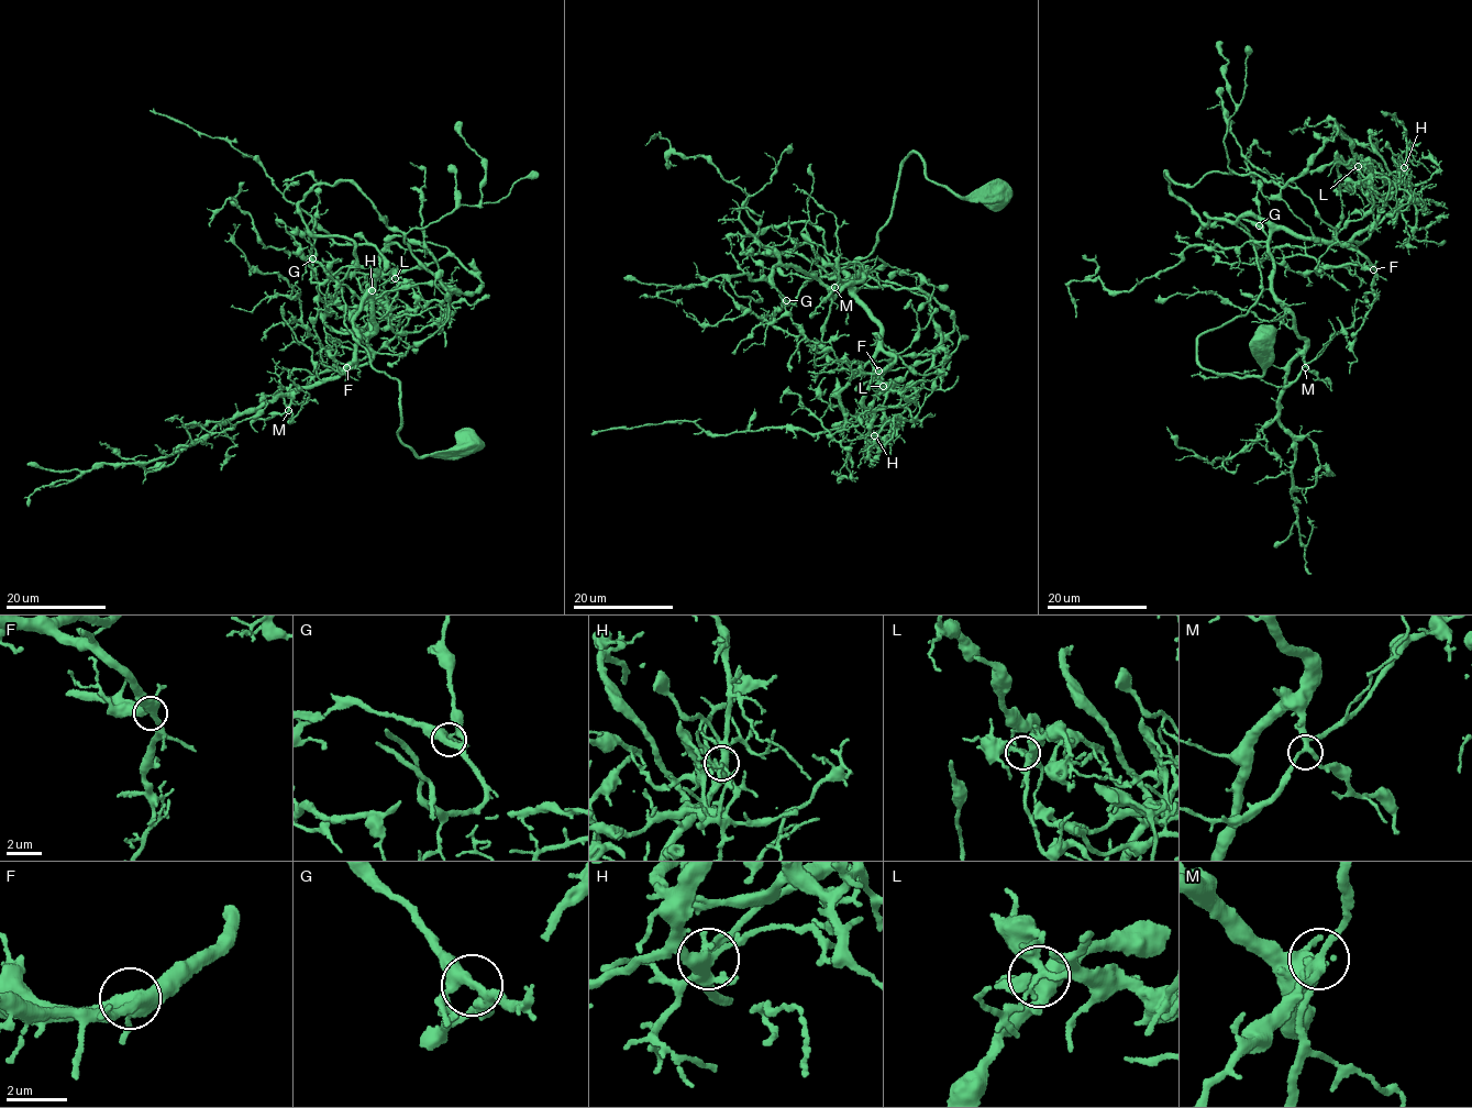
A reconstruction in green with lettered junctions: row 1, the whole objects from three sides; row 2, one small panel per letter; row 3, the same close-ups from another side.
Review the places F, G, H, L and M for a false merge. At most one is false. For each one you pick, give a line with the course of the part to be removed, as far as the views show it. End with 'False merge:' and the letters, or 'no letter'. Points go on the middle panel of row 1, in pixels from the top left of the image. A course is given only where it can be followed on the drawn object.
L: (882, 386), (937, 390), (945, 353), (925, 348)
False merge: L

